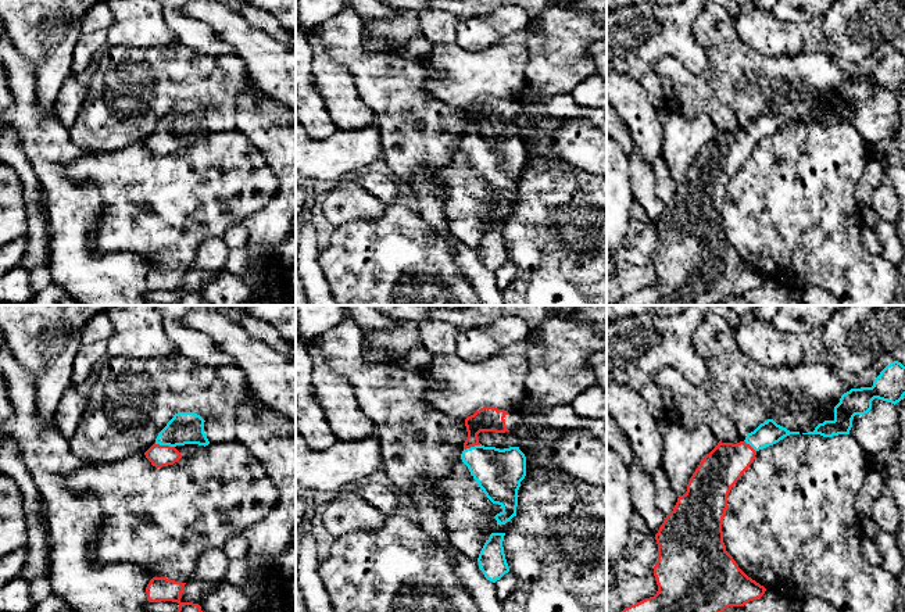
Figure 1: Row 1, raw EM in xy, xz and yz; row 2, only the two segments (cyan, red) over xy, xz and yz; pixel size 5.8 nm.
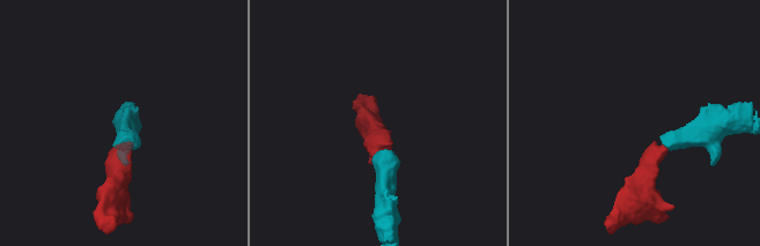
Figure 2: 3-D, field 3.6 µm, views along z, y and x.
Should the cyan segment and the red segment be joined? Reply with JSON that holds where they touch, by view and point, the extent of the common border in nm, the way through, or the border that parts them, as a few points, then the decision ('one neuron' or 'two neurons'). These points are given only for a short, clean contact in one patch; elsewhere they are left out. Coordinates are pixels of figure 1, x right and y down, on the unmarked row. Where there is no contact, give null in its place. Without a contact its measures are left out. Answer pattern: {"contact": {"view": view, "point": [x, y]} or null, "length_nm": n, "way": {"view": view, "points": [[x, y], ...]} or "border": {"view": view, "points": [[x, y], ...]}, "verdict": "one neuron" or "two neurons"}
{"contact": {"view": "xy", "point": [164, 133]}, "length_nm": 120, "way": {"view": "xy", "points": [[185, 117], [164, 133], [160, 145]]}, "verdict": "one neuron"}

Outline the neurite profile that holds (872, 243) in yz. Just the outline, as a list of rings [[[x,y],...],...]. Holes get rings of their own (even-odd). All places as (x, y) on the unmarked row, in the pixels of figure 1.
[[[868,226],[863,228],[862,243],[872,255],[881,254],[883,247],[881,247],[880,239],[876,236],[874,229],[870,229]]]

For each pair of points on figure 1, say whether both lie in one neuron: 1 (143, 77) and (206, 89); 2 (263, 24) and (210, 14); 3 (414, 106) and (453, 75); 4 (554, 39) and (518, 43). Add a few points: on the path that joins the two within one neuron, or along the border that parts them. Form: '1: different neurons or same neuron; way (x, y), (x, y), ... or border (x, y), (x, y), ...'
1: same neuron; way (158, 77), (190, 77)
2: different neurons; border (236, 14), (265, 31), (275, 40)
3: different neurons; border (424, 61), (435, 72), (425, 88), (460, 108)
4: different neurons; border (530, 29), (528, 38), (529, 60), (523, 74)

